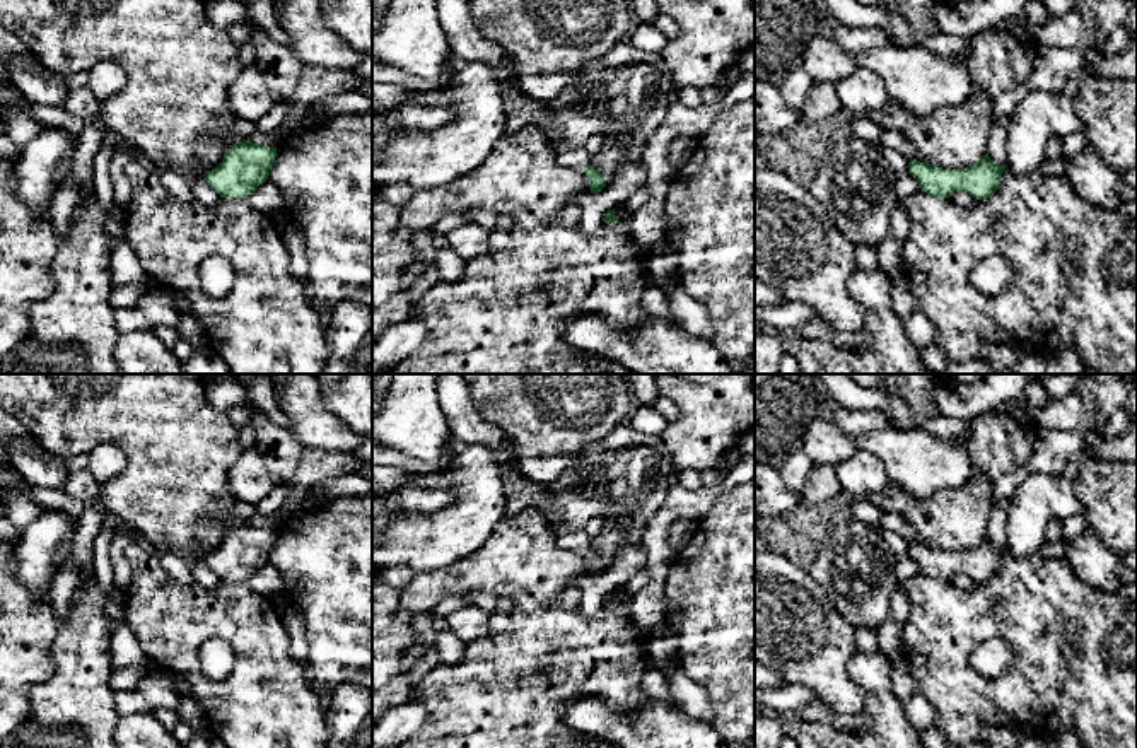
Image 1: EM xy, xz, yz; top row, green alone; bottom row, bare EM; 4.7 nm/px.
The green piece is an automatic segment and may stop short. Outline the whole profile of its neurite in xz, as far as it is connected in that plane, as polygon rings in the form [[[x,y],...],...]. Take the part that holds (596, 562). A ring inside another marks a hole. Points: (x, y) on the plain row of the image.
[[[507,468],[504,471],[504,487],[507,494],[505,514],[514,516],[526,507],[538,507],[555,529],[557,545],[565,550],[582,552],[589,560],[591,576],[599,576],[606,569],[604,558],[589,548],[591,538],[584,529],[568,529],[562,516],[551,507],[548,499],[548,485],[526,478],[524,475]]]

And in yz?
[[[988,536],[963,552],[942,552],[920,543],[908,545],[908,555],[920,565],[922,574],[949,581],[953,574],[966,574],[977,582],[992,579],[1007,548],[997,548]]]

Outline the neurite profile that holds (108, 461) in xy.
[[[101,442],[90,451],[89,471],[102,487],[116,480],[126,468],[128,461],[123,451],[113,444]]]

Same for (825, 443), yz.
[[[821,413],[808,425],[802,449],[813,465],[831,465],[852,458],[857,453],[857,442],[847,437],[842,429],[826,413]]]

